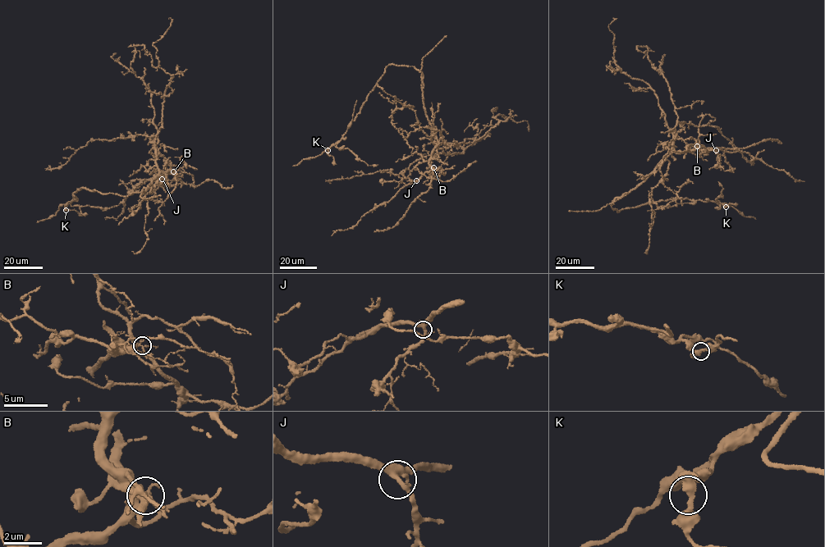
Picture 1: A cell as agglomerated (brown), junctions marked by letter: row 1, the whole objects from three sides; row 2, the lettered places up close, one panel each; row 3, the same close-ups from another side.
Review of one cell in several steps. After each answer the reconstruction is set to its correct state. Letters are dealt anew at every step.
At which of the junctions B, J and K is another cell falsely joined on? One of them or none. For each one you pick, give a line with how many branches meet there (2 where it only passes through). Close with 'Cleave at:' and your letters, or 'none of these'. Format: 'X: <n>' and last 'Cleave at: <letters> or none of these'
B: 6
Cleave at: B

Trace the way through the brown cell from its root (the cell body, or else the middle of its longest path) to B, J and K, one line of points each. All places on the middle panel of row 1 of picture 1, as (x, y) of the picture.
B: (423, 95), (427, 118), (437, 143), (428, 163), (433, 168)
J: (423, 95), (427, 118), (437, 143), (429, 161), (431, 169), (416, 180)
K: (423, 95), (422, 75), (419, 71), (413, 66), (387, 65), (346, 131), (327, 150)

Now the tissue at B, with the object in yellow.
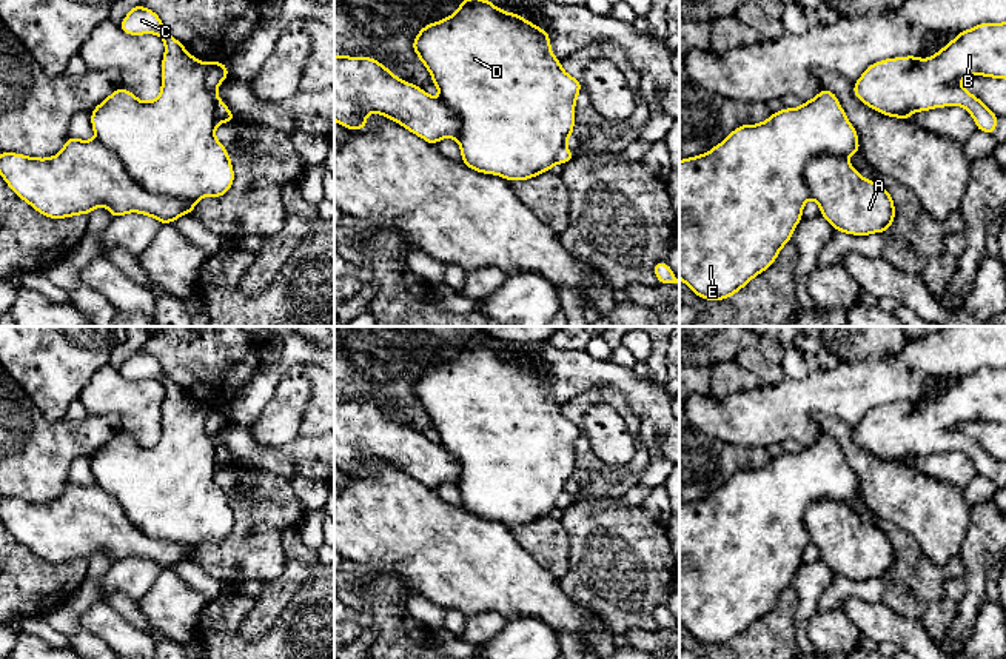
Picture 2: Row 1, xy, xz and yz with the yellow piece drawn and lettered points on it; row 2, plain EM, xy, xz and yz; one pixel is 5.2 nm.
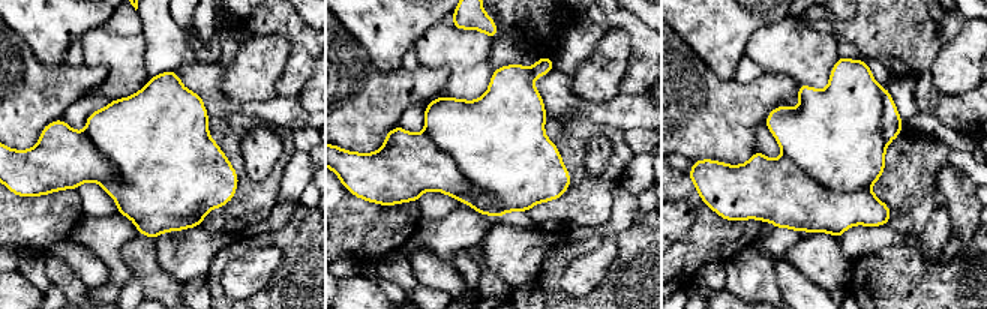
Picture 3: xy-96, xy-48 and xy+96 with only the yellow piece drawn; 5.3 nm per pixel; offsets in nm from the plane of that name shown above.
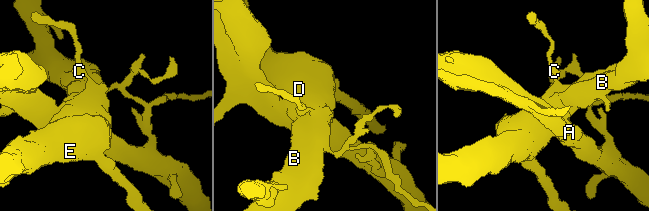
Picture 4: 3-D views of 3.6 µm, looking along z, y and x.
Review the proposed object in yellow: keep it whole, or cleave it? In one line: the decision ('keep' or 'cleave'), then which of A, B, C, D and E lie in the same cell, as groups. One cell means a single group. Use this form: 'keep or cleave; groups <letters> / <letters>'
cleave; groups A / B C D E

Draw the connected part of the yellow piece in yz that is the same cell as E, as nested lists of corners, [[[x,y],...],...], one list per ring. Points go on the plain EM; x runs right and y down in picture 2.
[[[827,434],[800,453],[786,451],[756,470],[739,470],[709,497],[679,505],[679,624],[701,644],[724,645],[764,617],[803,564],[809,545],[803,516],[818,500],[846,503],[860,499],[858,479],[841,453],[838,442]]]

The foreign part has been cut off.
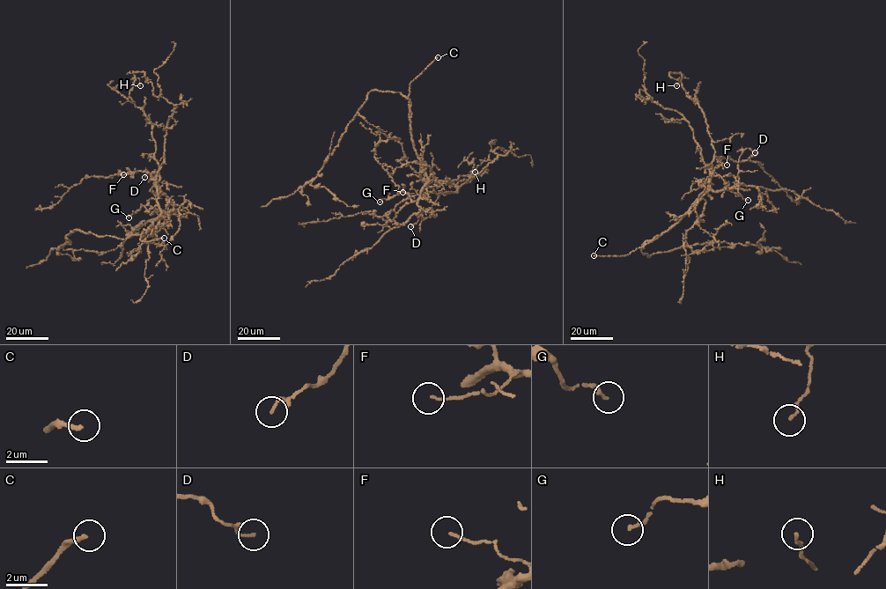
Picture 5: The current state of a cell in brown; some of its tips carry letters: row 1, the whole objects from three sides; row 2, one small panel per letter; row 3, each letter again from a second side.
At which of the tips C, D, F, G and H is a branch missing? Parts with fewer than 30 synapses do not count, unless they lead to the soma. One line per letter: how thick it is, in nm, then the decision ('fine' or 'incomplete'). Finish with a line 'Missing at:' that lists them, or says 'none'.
C: calibre 190 nm; incomplete
D: calibre 110 nm; fine
F: calibre 110 nm; fine
G: calibre 170 nm; fine
H: calibre 130 nm; fine
Missing at: C

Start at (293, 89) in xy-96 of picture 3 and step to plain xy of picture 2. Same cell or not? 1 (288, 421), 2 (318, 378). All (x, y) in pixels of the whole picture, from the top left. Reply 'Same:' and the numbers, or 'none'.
Same: 2

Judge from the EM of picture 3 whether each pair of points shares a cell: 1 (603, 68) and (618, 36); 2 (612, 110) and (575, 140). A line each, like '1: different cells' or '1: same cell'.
1: same cell
2: different cells

